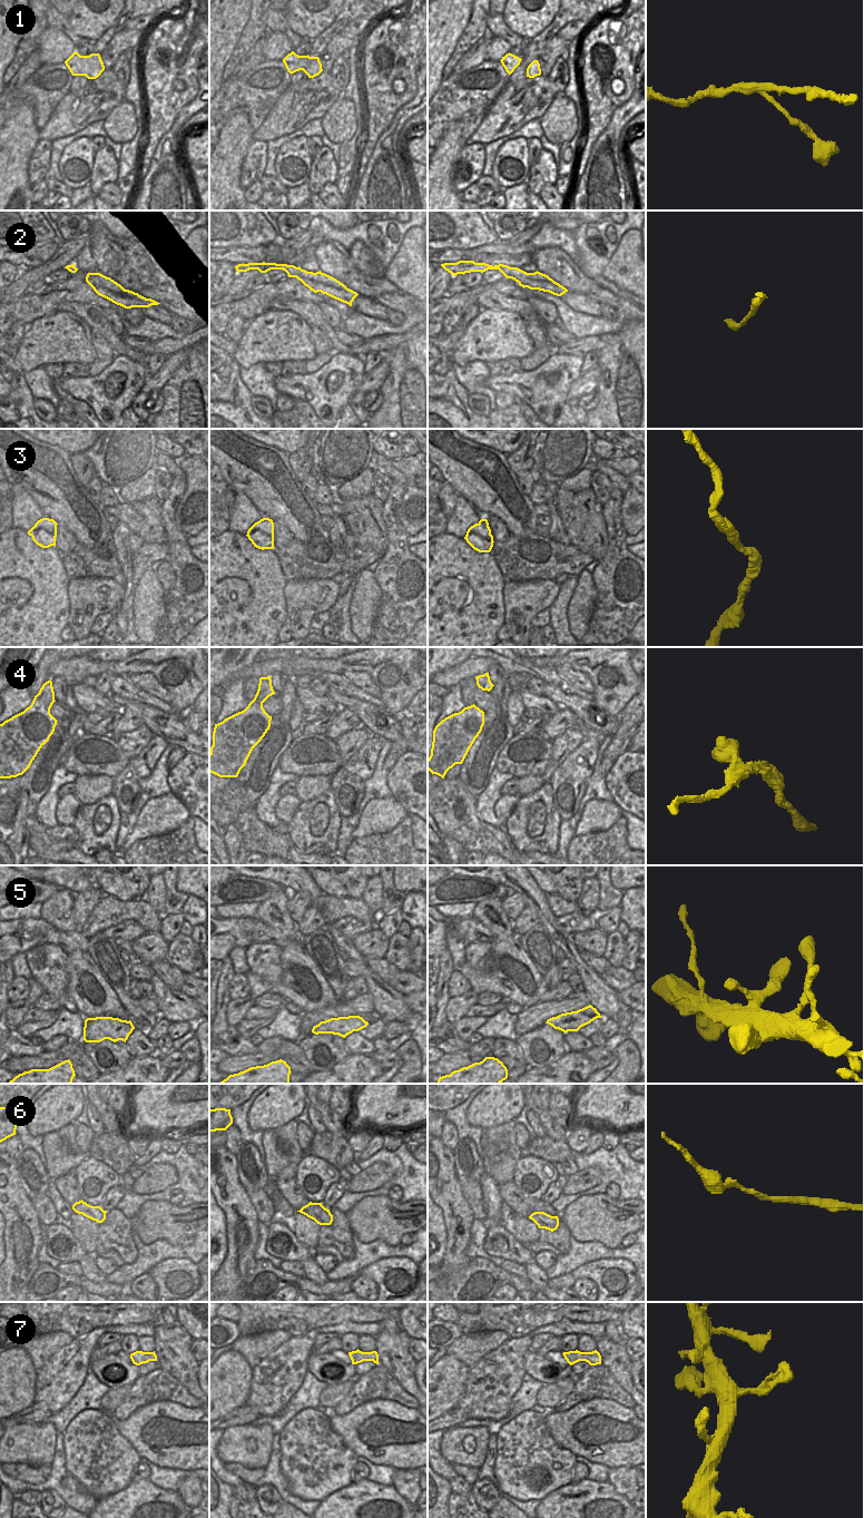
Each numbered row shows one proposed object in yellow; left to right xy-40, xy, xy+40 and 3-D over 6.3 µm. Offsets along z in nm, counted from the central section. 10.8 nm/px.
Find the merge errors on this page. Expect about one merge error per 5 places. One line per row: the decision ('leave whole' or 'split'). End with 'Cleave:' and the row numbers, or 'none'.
1: leave whole
2: leave whole
3: leave whole
4: leave whole
5: leave whole
6: leave whole
7: leave whole
Cleave: none

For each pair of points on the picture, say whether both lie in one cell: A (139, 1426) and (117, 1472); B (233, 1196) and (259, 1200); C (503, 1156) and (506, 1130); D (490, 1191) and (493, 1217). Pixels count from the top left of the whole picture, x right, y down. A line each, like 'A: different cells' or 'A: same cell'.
A: different cells
B: different cells
C: same cell
D: same cell

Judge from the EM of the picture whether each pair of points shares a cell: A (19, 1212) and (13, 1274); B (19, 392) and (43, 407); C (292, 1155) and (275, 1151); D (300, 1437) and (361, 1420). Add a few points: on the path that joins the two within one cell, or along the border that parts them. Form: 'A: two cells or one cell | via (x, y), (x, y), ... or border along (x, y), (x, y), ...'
A: one cell | via (19, 1227), (19, 1259)
B: two cells | border along (33, 399), (33, 409), (39, 417)
C: two cells | border along (274, 1130), (287, 1158), (275, 1177)
D: two cells | border along (327, 1417), (332, 1429), (349, 1449)

